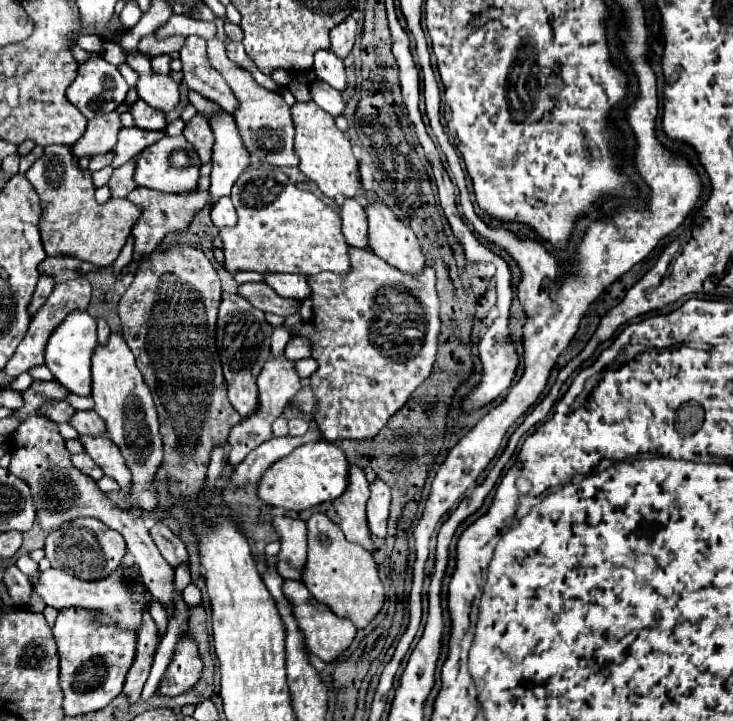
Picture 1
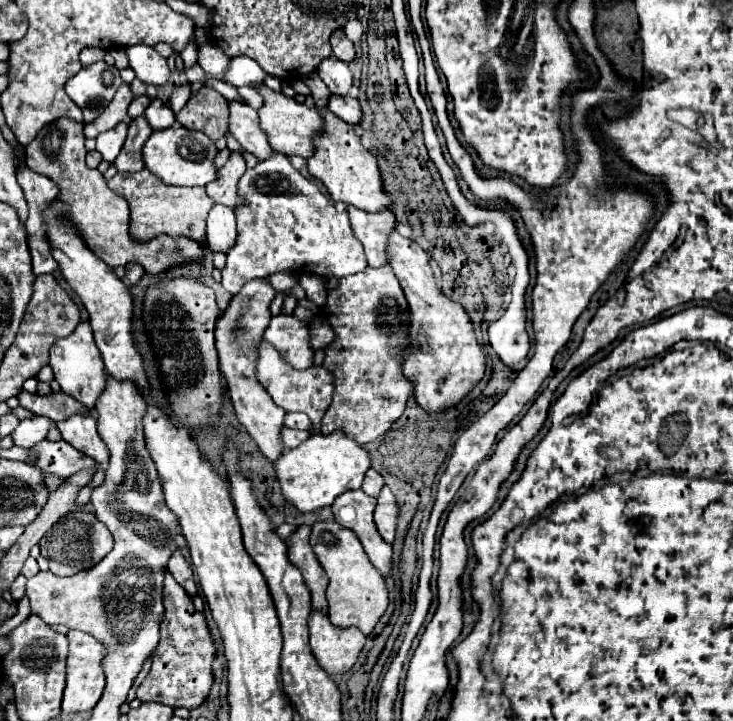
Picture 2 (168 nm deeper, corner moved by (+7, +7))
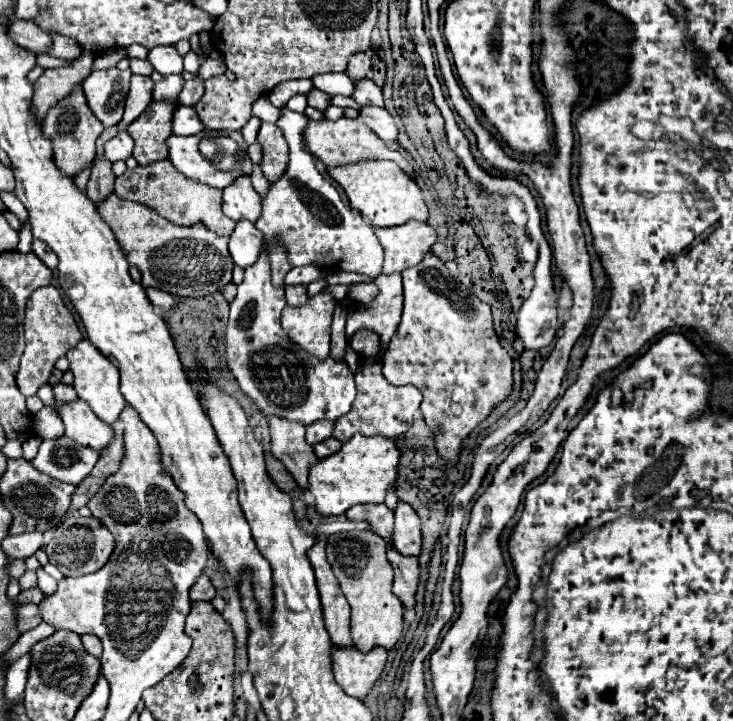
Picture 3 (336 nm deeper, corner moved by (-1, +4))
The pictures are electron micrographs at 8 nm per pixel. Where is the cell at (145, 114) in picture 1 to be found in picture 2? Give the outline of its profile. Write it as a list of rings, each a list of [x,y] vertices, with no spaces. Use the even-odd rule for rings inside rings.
[[[154,99],[154,101],[148,105],[148,109],[146,109],[144,115],[146,115],[146,119],[150,121],[150,125],[152,125],[156,131],[168,129],[168,127],[172,127],[172,125],[176,123],[174,111],[172,111],[170,105],[164,103],[162,99]]]

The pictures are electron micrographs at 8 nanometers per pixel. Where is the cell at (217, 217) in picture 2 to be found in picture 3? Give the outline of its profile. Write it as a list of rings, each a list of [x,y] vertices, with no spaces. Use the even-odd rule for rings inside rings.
[[[238,220],[234,234],[230,234],[228,242],[230,256],[236,266],[246,268],[252,266],[262,252],[262,234],[256,230],[256,226],[248,220]]]

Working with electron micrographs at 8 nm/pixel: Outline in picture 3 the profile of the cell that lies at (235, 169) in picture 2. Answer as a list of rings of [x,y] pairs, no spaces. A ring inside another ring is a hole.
[[[240,176],[224,190],[222,210],[232,220],[258,220],[260,216],[260,196],[254,190],[250,176]]]

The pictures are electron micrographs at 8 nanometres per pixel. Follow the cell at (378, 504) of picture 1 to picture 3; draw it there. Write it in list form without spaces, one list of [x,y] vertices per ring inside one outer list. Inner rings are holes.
[[[398,502],[396,506],[396,522],[394,522],[394,548],[404,556],[418,556],[420,554],[420,518],[416,510],[406,504]]]

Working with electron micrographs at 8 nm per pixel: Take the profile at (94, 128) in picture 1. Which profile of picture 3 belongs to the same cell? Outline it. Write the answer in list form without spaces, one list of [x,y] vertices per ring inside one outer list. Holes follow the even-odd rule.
[[[132,74],[130,92],[128,92],[126,106],[124,106],[124,116],[116,124],[118,130],[126,130],[126,126],[130,126],[148,108],[150,100],[152,100],[152,88],[154,88],[154,82],[150,78]]]

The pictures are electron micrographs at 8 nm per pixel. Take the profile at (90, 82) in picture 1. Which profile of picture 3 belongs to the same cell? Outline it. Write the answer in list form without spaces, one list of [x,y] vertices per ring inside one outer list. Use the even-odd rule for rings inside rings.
[[[96,70],[82,84],[90,110],[106,128],[114,126],[122,118],[130,76],[130,70]]]

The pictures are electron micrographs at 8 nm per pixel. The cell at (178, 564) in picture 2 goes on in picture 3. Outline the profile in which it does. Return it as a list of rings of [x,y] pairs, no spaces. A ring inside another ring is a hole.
[[[202,574],[196,582],[194,582],[194,588],[190,588],[190,598],[192,602],[198,602],[198,600],[204,600],[204,602],[210,602],[214,598],[214,586],[210,584],[208,576]]]

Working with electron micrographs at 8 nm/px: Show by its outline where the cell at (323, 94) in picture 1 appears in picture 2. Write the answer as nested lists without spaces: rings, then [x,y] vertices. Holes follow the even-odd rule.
[[[332,95],[330,101],[328,101],[328,109],[350,125],[358,125],[362,121],[360,103],[354,97],[334,97]]]

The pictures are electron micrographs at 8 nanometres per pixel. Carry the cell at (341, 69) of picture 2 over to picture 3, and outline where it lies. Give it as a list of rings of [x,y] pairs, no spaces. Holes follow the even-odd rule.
[[[362,78],[354,84],[354,92],[352,98],[358,104],[372,104],[372,106],[384,106],[382,102],[382,90],[368,78]]]

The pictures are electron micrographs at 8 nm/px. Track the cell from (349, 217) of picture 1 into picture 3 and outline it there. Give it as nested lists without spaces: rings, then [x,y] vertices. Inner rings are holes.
[[[414,220],[390,228],[374,228],[374,232],[384,248],[384,274],[416,266],[436,242],[436,230],[426,222]]]

